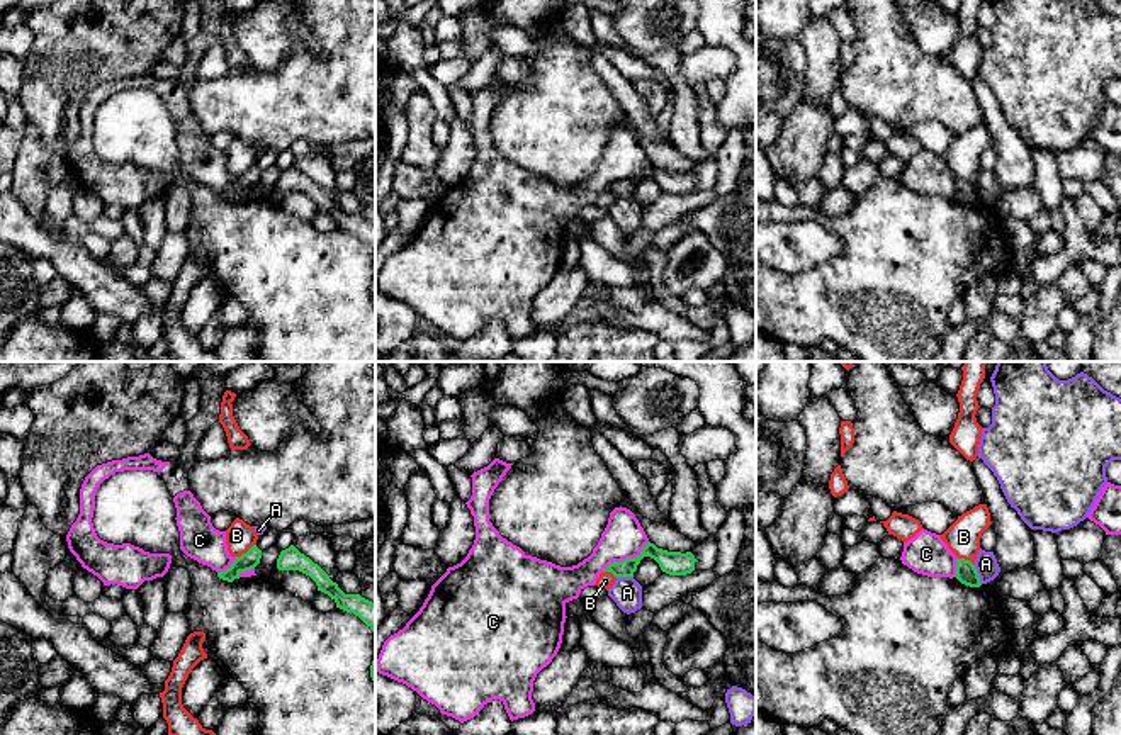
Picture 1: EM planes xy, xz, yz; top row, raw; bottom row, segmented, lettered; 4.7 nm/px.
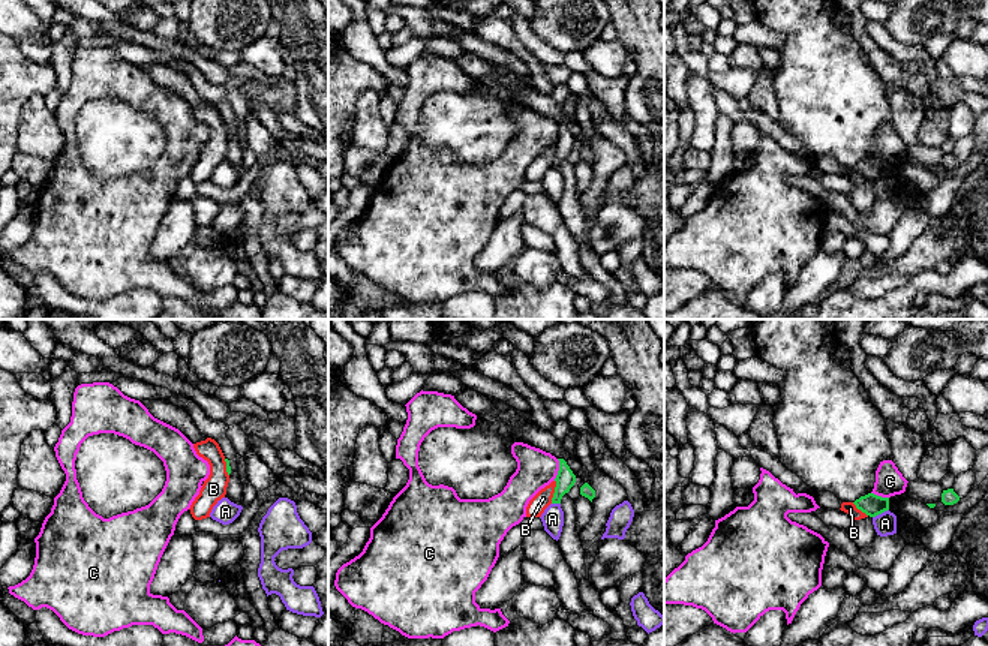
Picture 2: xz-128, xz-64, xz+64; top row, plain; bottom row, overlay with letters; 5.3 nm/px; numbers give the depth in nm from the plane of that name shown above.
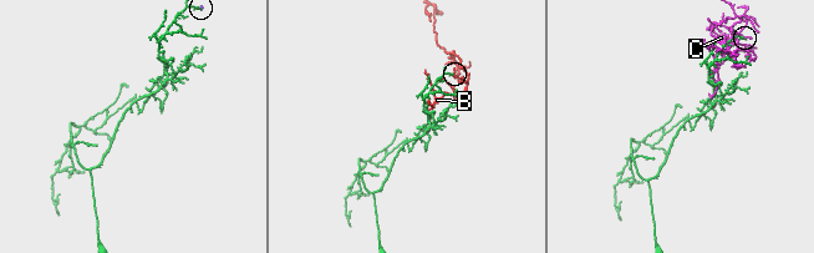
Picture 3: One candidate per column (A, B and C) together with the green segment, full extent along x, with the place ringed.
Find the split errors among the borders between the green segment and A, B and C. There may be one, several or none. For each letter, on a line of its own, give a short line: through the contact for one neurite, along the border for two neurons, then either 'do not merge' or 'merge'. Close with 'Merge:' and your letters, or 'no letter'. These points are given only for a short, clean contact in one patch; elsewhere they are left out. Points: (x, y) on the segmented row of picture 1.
A: yz (974, 566), (982, 583) | do not merge
B: xy (255, 544), (236, 557) | do not merge
C: xz (649, 542), (637, 555), (614, 561), (602, 571) | do not merge
Merge: no letter

